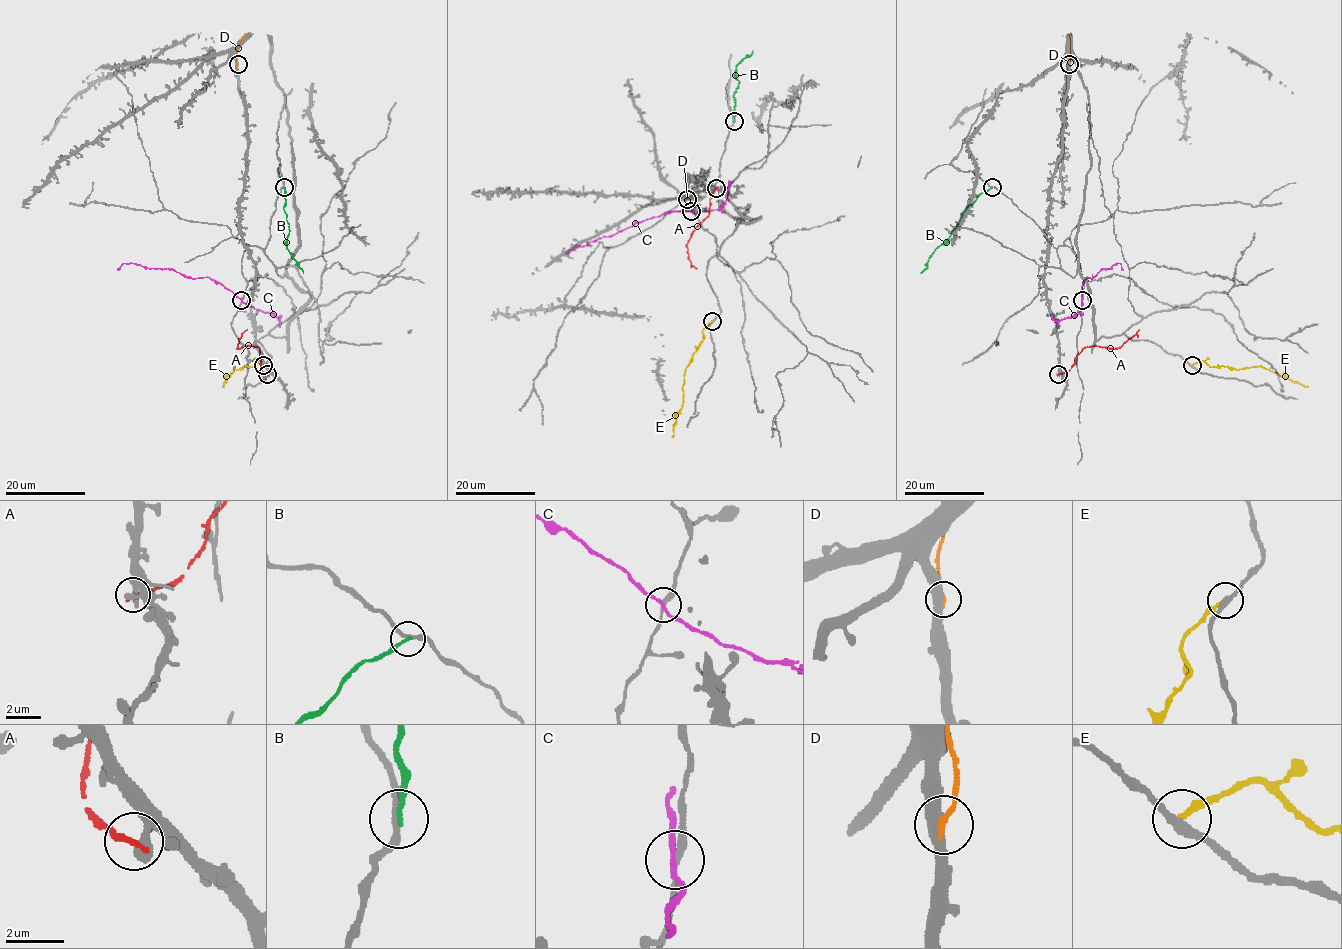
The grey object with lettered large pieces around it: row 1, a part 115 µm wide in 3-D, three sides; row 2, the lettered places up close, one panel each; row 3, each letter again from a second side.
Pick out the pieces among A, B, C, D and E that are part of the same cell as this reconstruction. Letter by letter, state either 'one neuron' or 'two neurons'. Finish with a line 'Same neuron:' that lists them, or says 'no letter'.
A: two neurons
B: two neurons
C: two neurons
D: two neurons
E: two neurons
Same neuron: no letter

